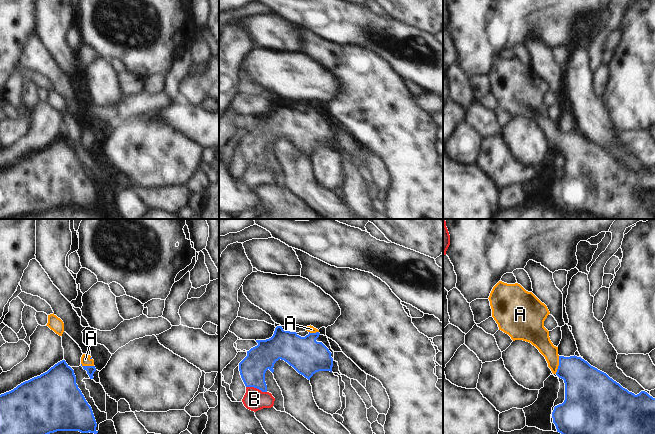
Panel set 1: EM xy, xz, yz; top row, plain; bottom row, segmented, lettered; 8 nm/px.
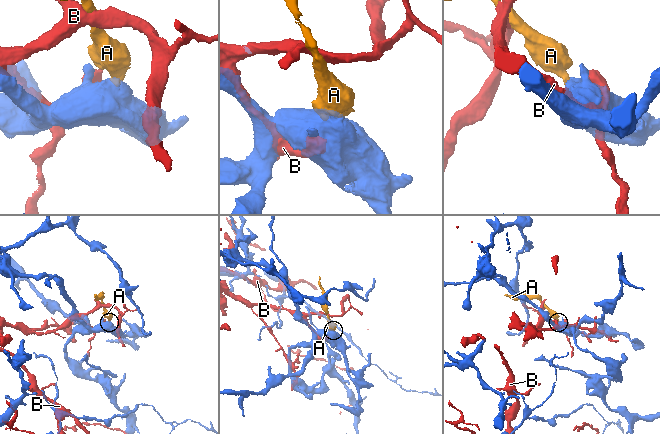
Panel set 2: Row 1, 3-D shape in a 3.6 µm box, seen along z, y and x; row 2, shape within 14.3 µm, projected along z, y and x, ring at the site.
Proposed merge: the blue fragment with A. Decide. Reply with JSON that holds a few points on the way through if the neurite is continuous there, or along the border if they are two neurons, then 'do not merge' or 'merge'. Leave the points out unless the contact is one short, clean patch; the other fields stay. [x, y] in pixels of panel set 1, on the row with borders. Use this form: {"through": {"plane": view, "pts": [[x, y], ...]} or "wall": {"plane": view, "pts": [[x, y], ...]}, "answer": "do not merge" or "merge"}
{"through": {"plane": "yz", "pts": [[584, 383], [570, 369], [559, 365], [541, 340]]}, "answer": "merge"}

